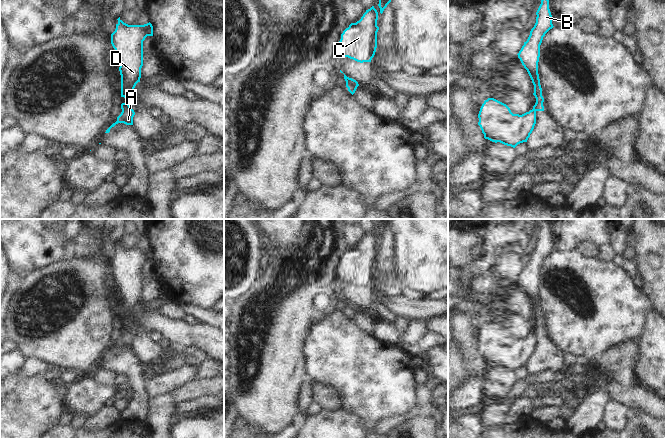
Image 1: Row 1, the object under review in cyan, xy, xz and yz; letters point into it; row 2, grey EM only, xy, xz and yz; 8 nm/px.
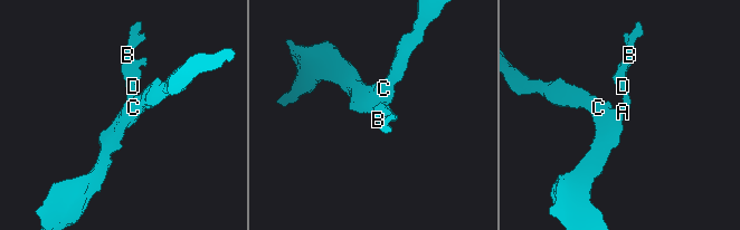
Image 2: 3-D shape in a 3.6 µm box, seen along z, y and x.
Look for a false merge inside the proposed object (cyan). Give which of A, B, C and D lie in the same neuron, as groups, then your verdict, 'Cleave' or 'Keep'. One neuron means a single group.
Groups: A C / B D. Cleave

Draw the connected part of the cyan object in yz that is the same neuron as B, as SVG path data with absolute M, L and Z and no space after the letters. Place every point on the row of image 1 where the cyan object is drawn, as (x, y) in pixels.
M541 0L536 15L536 23L531 29L527 41L524 42L524 45L517 55L534 85L533 95L536 98L536 103L533 106L533 109L536 111L544 111L544 98L542 96L542 88L538 74L538 62L540 57L540 45L543 37L554 27L549 9L549 0Z

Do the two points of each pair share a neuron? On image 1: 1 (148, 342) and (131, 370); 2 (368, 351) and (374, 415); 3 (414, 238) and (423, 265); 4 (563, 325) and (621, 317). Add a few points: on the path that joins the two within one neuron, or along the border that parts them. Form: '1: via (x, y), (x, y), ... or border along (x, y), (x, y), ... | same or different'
1: border along (132, 349), (147, 366) | different
2: via (368, 367), (368, 372), (374, 378), (374, 399) | same
3: via (421, 245), (423, 247), (423, 258) | same
4: via (577, 321), (607, 317) | same

